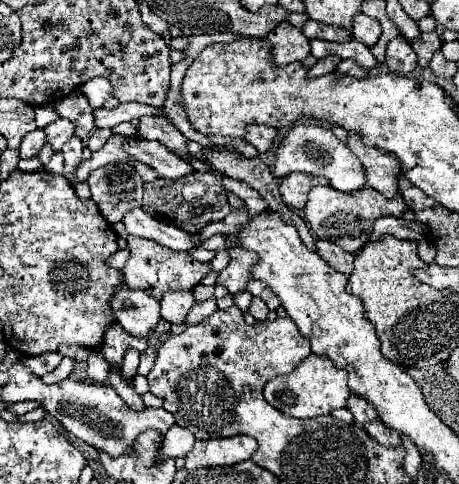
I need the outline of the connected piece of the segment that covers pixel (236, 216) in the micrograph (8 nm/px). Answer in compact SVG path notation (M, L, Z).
M243 203L243 211L231 210L231 214L228 214L223 220L229 225L240 225L244 224L248 219L248 212L245 203Z

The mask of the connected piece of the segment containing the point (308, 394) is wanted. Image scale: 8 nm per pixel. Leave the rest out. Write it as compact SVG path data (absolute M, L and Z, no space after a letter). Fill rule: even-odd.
M311 354L291 374L269 380L263 394L271 406L275 406L277 410L281 410L287 416L315 418L321 414L331 414L331 410L345 408L347 398L349 398L349 386L347 386L345 368L337 368L325 356Z

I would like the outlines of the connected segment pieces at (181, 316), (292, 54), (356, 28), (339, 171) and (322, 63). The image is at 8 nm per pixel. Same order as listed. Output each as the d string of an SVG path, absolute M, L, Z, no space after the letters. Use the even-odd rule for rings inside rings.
M193 290L167 292L161 300L161 318L171 324L181 324L187 318L189 308L195 304Z
M289 22L277 24L263 42L271 48L271 60L275 66L287 66L291 62L299 62L305 56L309 56L309 40L303 36L303 32Z
M357 14L357 20L353 22L353 36L363 42L365 46L375 46L381 38L381 24L375 18L369 18L365 14Z
M293 124L285 134L285 138L275 148L273 174L281 178L291 172L325 176L329 178L329 184L339 192L355 192L367 184L361 162L351 154L345 142L341 142L329 128L313 126L313 124Z
M327 56L327 58L319 60L315 66L311 66L311 68L309 68L309 72L307 72L307 76L309 76L309 78L325 76L325 74L333 72L333 70L337 68L337 64L339 64L339 62L341 62L341 60L339 60L337 56Z

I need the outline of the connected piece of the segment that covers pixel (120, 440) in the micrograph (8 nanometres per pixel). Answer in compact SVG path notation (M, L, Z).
M21 360L17 364L11 364L9 370L9 382L1 390L1 398L5 402L21 402L21 400L39 400L47 414L57 418L71 434L85 440L93 448L105 452L107 456L121 456L125 452L133 452L133 444L137 436L149 428L155 428L161 436L167 434L167 430L175 424L173 416L163 408L145 408L145 410L133 410L129 408L121 396L109 384L105 386L91 386L87 382L79 380L63 380L59 384L45 386L39 376L29 372Z

